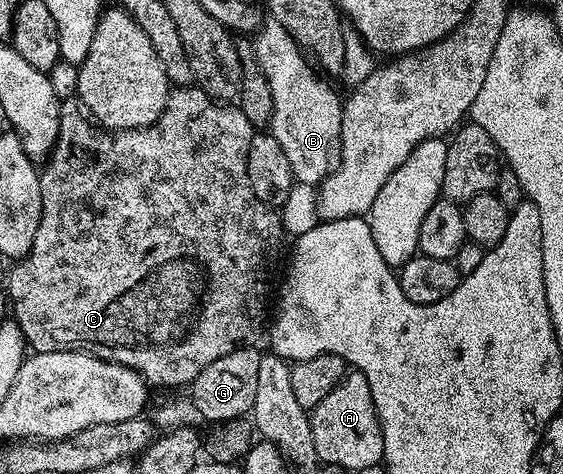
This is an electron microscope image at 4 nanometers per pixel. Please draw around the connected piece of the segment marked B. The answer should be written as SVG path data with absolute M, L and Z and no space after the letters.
M268 19L253 43L258 65L273 94L270 135L275 137L281 150L285 150L292 177L298 183L318 186L339 163L339 135L343 121L341 96L322 80L324 77L312 67L303 49L279 21Z

